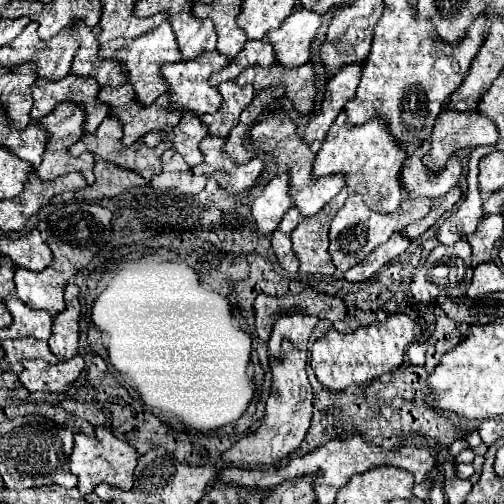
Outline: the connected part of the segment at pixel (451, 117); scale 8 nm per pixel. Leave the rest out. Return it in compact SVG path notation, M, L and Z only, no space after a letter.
M444 106L436 118L436 126L434 126L432 136L430 136L432 146L430 146L430 152L424 156L424 164L426 164L426 168L436 172L436 170L444 168L446 160L454 152L476 148L480 144L496 144L496 142L498 142L498 128L492 124L492 120L486 114L482 114L480 110L460 112L460 110L454 110L450 106Z

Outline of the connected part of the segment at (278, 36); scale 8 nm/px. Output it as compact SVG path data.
M300 8L278 28L268 32L266 40L276 48L278 64L296 68L310 60L312 40L322 26L322 14Z

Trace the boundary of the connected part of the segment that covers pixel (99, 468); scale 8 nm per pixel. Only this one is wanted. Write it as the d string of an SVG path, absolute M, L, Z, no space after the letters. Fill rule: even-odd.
M98 426L96 434L92 438L84 436L80 432L74 436L74 450L72 450L72 456L70 456L70 470L72 470L72 474L78 476L78 490L82 494L92 492L102 482L106 482L110 486L116 486L120 490L130 490L136 460L138 460L138 452L136 452L134 446L116 438L106 426Z

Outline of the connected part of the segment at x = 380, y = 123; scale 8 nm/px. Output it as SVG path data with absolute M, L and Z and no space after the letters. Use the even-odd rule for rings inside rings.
M340 112L334 124L330 126L326 140L314 162L314 176L330 176L342 172L346 176L348 188L362 194L366 204L376 212L394 212L402 202L402 184L400 170L406 160L406 150L392 136L384 120L374 118L366 124L348 124L346 112Z

